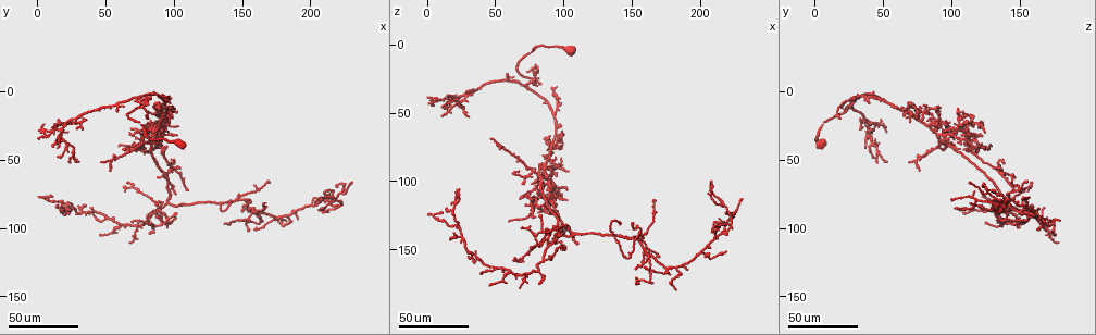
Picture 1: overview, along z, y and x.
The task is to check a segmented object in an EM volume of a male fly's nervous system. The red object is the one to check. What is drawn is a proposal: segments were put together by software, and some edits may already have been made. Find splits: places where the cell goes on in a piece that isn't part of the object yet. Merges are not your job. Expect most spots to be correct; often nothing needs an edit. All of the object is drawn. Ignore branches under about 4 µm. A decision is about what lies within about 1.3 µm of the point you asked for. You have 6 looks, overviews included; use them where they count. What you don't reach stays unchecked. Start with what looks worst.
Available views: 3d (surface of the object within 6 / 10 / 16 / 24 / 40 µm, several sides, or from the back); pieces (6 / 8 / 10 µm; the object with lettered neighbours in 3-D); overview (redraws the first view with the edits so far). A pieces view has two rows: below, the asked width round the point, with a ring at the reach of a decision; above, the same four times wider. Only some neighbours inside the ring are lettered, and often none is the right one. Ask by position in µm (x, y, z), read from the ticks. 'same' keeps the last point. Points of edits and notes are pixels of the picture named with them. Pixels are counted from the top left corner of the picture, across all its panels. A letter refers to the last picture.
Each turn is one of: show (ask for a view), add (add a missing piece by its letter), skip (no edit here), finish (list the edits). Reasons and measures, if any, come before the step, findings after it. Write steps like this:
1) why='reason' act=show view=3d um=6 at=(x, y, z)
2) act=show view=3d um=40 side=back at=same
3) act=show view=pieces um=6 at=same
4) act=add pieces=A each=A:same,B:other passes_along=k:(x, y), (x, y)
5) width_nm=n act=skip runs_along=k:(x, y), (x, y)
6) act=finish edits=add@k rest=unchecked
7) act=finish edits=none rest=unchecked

why='long arm stops here' act=show view=3d um=40 at=(180, 94, 178)

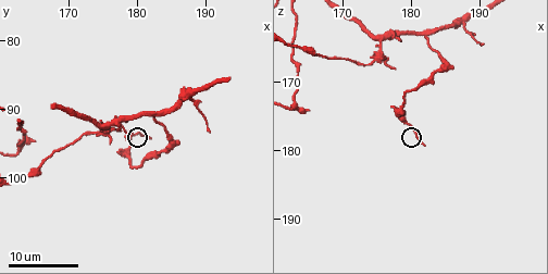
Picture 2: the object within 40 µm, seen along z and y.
act=show view=pieces um=10 at=(182.0, 94.5, 179.5)

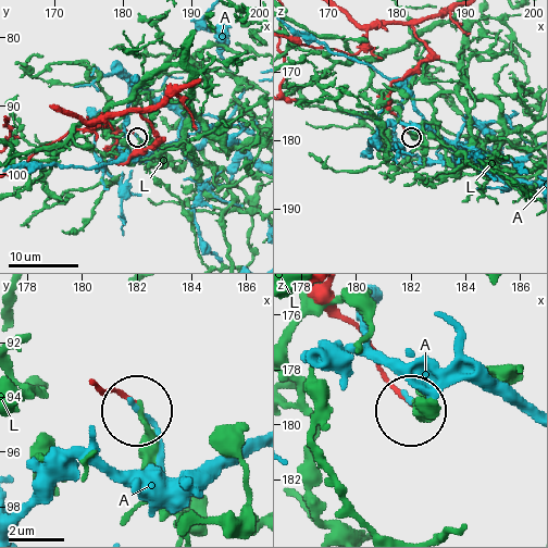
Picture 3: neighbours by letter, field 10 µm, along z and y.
act=skip each=A:other,L:other runs_along=3:(90, 385), (135, 403) found='none of them fits'

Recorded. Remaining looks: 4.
why='an open end' act=show view=3d um=24 at=(106, 82, 136)

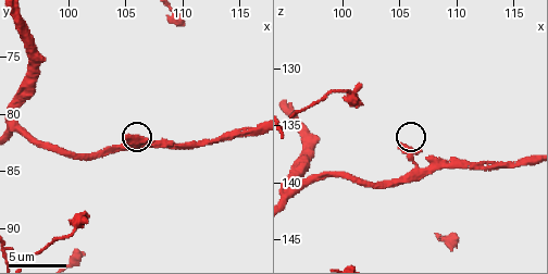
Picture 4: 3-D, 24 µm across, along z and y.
act=show view=pieces um=8 at=(105.0, 82.0, 136.6)

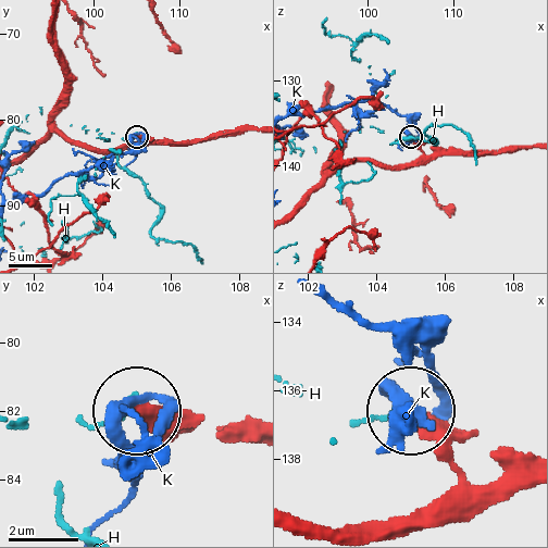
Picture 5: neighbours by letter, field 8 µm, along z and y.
act=skip each=H:other,K:other found='none of them fits'

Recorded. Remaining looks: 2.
why='tapers out' act=show view=3d um=40 at=(136, 96, 142)

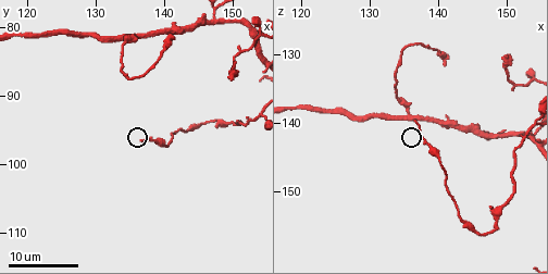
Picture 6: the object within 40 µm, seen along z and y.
why='see the neighbours' act=show view=pieces um=10 at=(137.0, 96.5, 139.5)

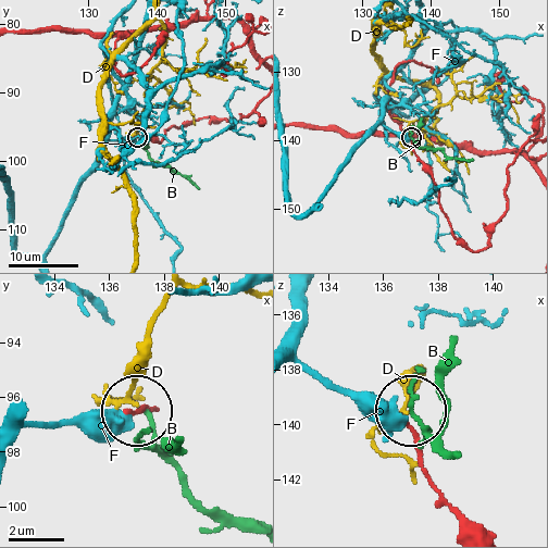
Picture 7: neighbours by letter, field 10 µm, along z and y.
act=skip each=B:other,D:other,F:other found='none of them fits'

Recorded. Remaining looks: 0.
act=finish edits=none rest=unchecked

